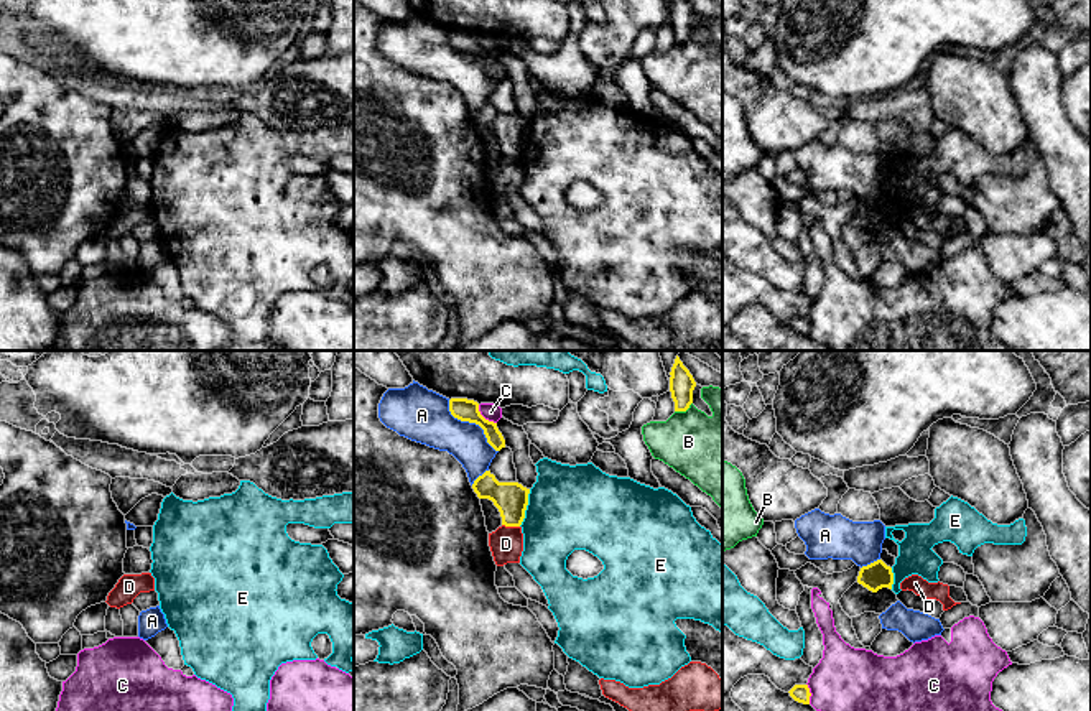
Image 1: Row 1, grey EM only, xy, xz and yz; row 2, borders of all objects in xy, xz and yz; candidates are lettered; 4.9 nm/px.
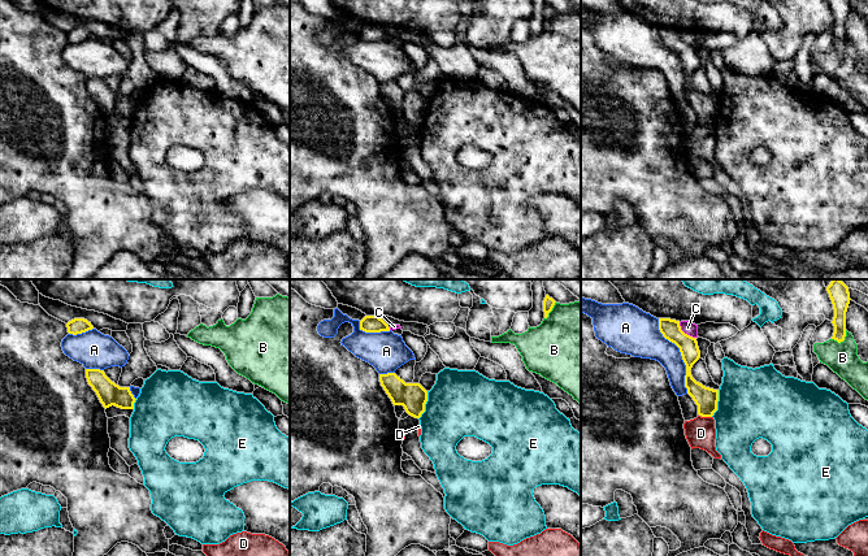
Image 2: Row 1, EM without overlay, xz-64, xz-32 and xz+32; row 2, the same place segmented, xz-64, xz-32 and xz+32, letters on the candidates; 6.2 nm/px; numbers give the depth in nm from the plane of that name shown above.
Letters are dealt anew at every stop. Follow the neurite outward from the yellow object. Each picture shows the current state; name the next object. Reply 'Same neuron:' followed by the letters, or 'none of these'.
Same neuron: none of these

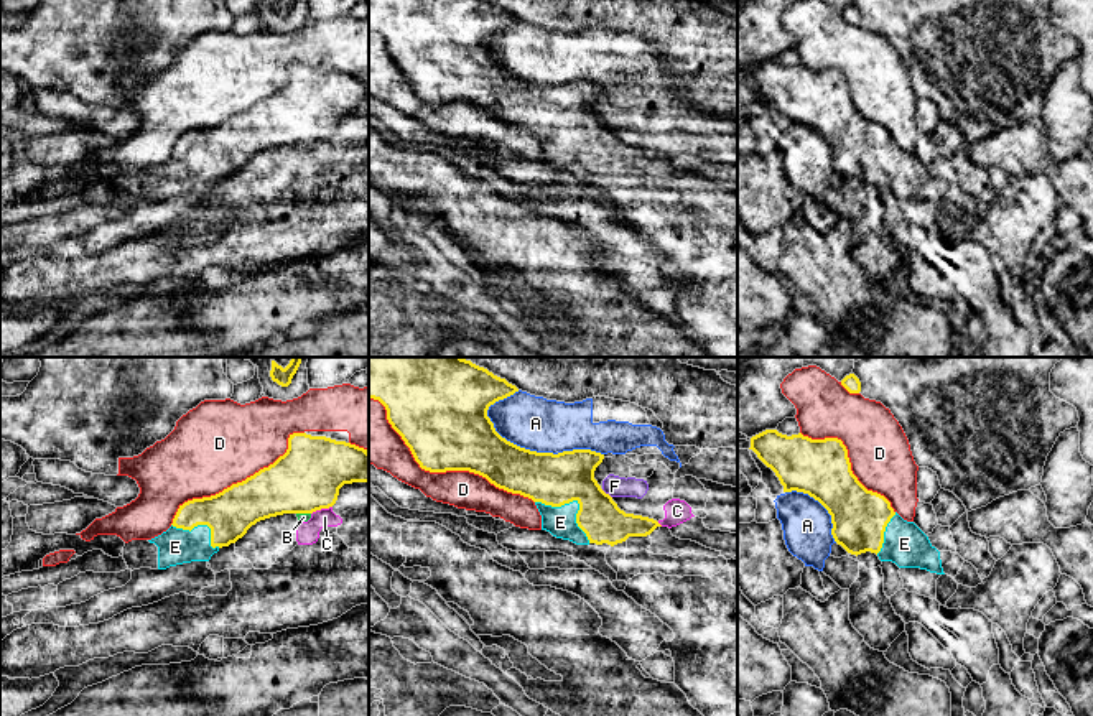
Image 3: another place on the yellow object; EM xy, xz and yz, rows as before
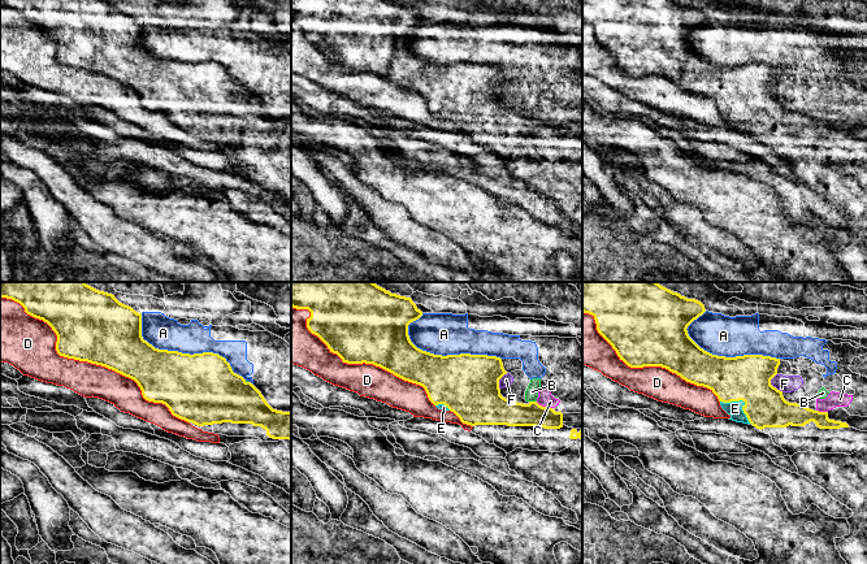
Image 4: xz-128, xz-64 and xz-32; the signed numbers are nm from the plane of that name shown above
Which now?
Same neuron: E

